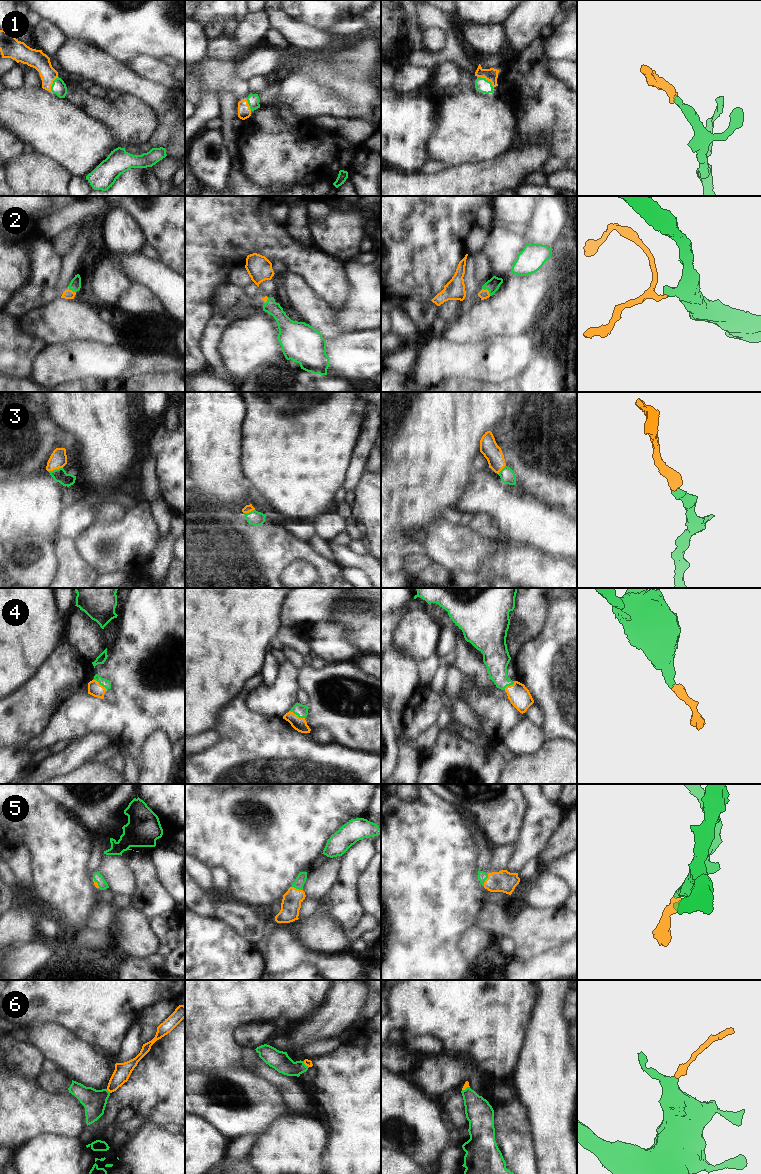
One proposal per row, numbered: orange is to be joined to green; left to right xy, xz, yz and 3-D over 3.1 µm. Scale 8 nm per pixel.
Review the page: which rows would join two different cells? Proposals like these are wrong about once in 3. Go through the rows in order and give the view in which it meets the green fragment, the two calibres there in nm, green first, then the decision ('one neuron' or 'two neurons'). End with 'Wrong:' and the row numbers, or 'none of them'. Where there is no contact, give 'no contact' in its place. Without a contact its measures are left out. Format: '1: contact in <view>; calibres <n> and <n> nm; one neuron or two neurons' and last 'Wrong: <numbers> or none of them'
1: contact in yz; calibres 120 and 100 nm; one neuron
2: contact in xy; calibres 90 and 80 nm; one neuron
3: contact in xy; calibres 110 and 140 nm; one neuron
4: contact in xz; calibres 100 and 110 nm; one neuron
5: contact in xz; calibres 90 and 160 nm; one neuron
6: contact in xy; calibres 190 and 140 nm; one neuron
Wrong: none of them

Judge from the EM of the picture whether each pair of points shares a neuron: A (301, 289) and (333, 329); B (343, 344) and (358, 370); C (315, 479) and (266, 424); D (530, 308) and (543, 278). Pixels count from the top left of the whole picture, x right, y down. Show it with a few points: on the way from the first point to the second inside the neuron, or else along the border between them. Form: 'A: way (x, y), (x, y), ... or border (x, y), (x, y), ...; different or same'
A: way (304, 299), (324, 319); same
B: way (349, 350), (358, 359), (358, 364); same
C: way (301, 465), (298, 456), (280, 438); same
D: way (530, 301), (530, 294), (539, 285); same

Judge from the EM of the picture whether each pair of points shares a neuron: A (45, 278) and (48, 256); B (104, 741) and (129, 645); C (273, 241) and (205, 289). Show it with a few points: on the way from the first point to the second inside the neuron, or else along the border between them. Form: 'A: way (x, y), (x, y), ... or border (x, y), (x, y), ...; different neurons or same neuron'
A: way (45, 273), (46, 261); same neuron
B: border (109, 734), (94, 732), (88, 733), (83, 737); different neurons
C: way (252, 241), (229, 249), (210, 268); same neuron

